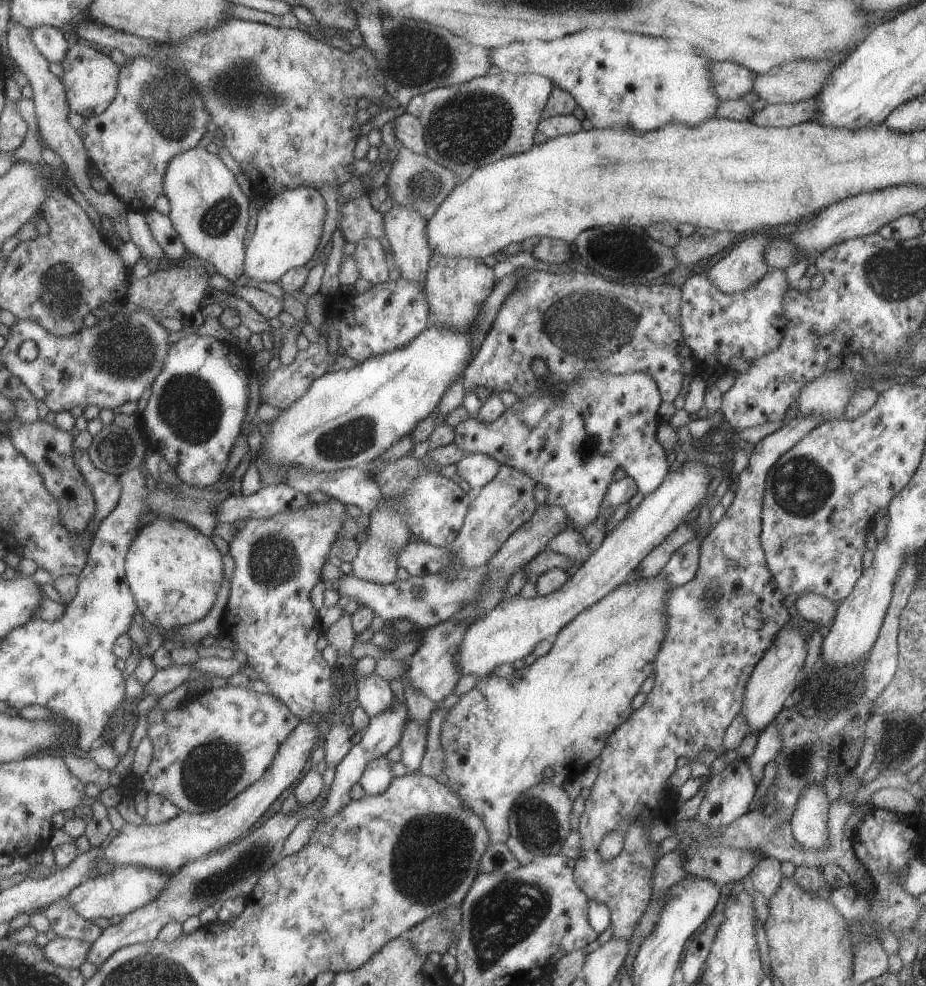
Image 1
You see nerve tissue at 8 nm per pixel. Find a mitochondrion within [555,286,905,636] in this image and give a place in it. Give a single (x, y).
(801, 486)

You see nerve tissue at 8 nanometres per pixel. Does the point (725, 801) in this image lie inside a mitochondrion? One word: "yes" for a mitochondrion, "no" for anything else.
no

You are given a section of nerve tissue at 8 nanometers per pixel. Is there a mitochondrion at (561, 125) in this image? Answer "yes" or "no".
no

